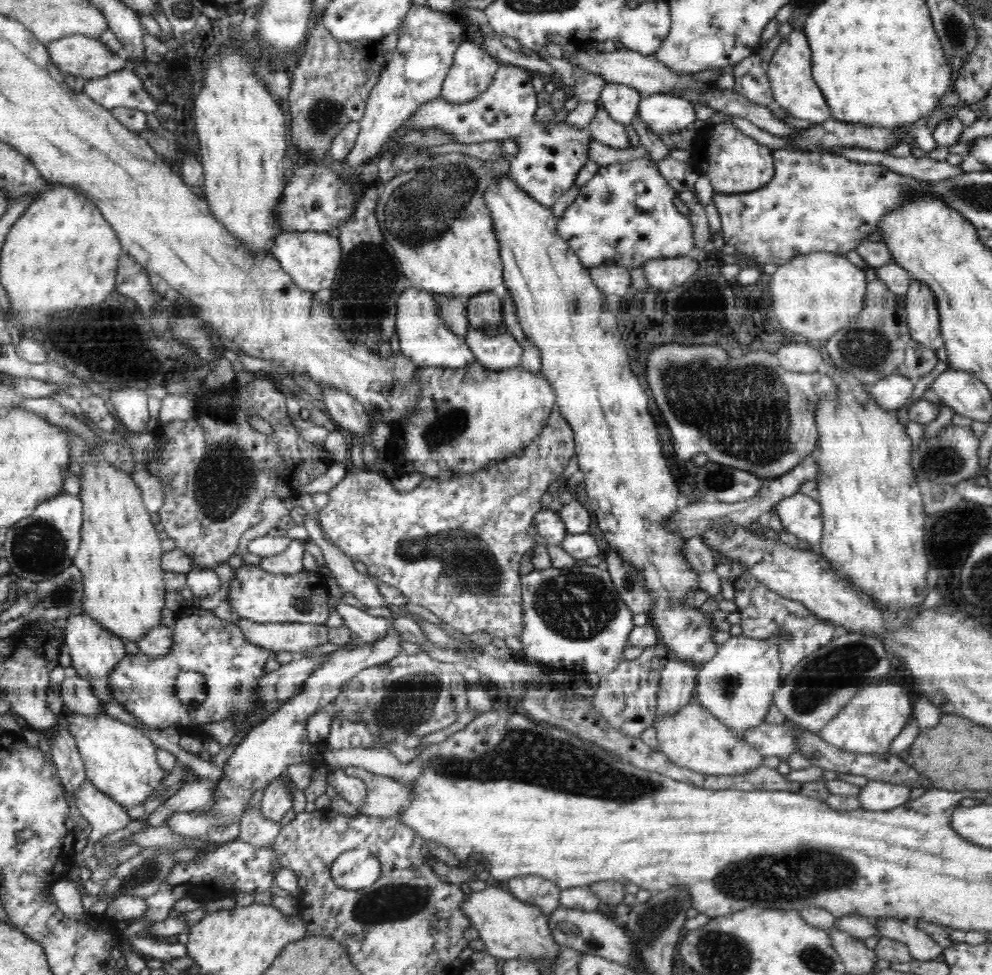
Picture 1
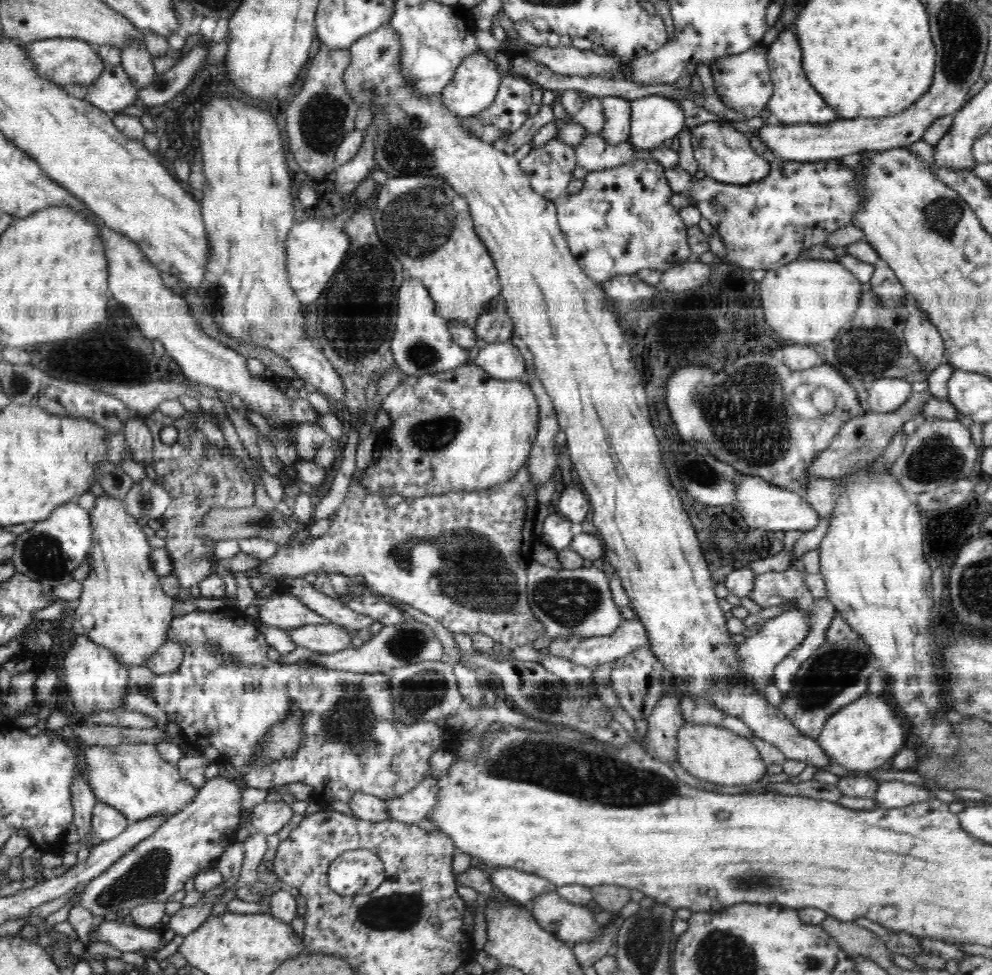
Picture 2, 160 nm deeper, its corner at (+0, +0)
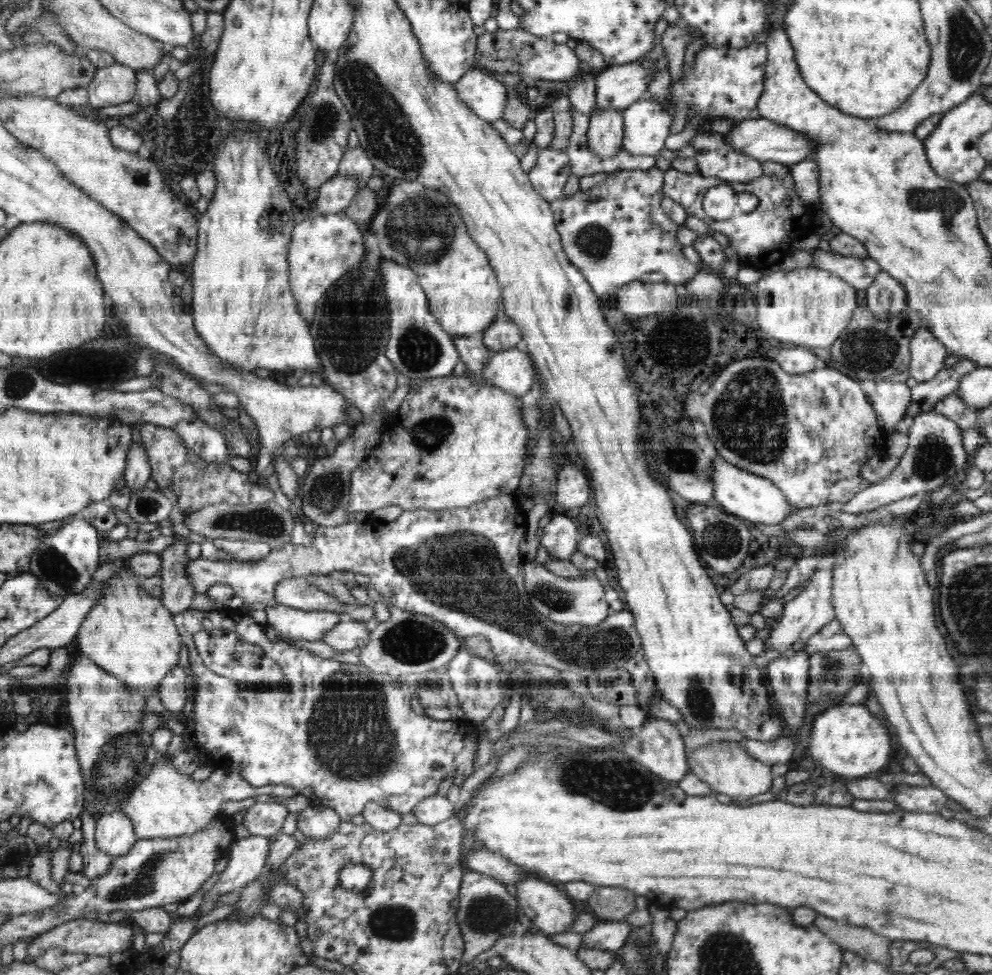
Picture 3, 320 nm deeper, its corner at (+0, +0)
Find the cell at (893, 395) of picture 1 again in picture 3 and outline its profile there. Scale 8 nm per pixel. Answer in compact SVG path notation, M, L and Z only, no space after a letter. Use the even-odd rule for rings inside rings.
M890 379L876 381L876 388L868 400L874 407L878 426L884 434L893 432L905 417L910 402L911 388L905 382L894 382Z

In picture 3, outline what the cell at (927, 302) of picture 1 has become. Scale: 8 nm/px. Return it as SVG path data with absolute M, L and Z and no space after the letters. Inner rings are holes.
M919 328L919 332L912 338L909 348L911 361L908 373L918 383L932 380L944 369L944 360L948 356L948 351L930 330Z

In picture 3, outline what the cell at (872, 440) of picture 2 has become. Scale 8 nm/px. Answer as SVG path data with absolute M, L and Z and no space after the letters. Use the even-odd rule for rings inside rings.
M959 359L954 366L942 369L932 380L917 383L911 388L912 402L906 416L914 418L917 414L932 411L935 404L956 391L963 376L976 367L974 361Z

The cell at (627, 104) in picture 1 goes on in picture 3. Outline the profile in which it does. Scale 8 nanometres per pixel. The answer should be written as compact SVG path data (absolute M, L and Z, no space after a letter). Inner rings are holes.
M604 110L590 116L588 148L600 158L612 158L622 151L625 136L622 112Z

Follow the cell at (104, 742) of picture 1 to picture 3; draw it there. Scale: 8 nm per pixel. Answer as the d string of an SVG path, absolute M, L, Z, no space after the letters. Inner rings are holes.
M166 757L160 758L150 774L136 782L132 794L124 798L124 807L121 807L123 814L126 814L132 825L137 840L146 838L180 838L180 836L192 836L204 828L212 828L214 820L217 819L222 802L241 801L244 798L255 797L259 794L271 794L273 796L290 797L297 794L297 789L285 784L271 784L263 787L252 786L244 780L244 777L236 771L230 769L215 769L204 781L194 781L190 775L178 772Z

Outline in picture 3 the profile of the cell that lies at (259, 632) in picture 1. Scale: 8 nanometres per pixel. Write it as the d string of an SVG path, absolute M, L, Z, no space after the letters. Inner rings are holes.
M345 619L328 630L322 641L339 652L359 651L370 640L370 634L365 623Z

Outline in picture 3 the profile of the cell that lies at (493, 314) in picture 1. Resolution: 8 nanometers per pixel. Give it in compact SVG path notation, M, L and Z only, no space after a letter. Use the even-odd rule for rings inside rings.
M501 309L491 326L483 333L483 344L491 352L520 348L522 337L518 325Z

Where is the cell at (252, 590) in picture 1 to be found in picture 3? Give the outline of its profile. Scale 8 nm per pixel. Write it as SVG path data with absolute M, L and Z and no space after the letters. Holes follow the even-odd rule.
M275 599L266 605L265 611L266 625L273 626L278 635L285 639L310 642L320 642L328 630L347 619L342 613L324 610L305 611L278 604Z

